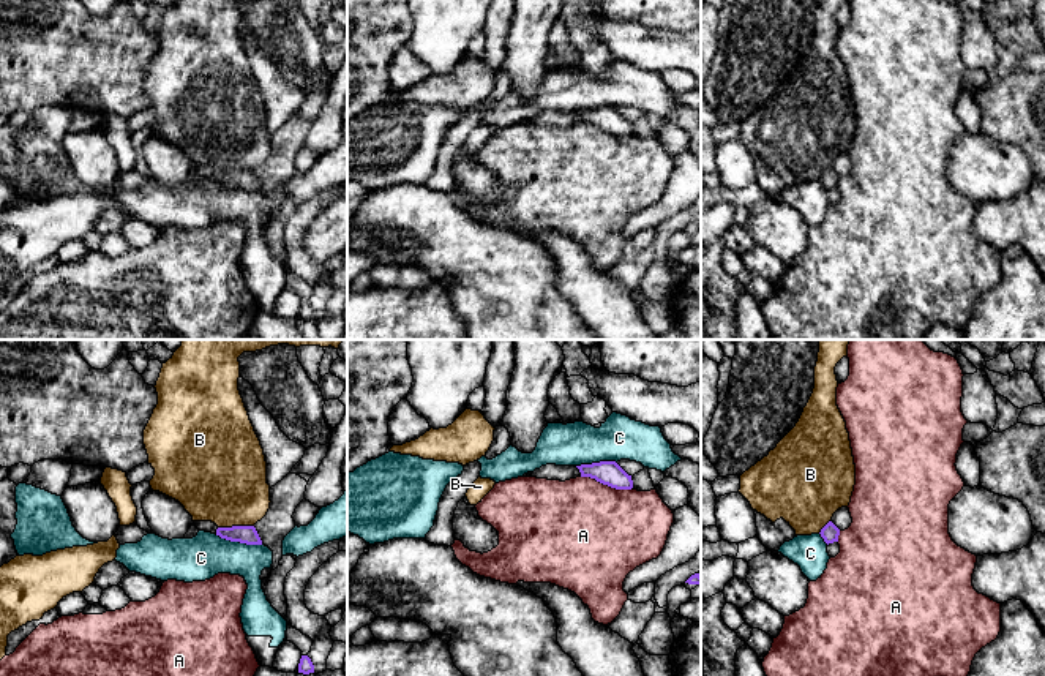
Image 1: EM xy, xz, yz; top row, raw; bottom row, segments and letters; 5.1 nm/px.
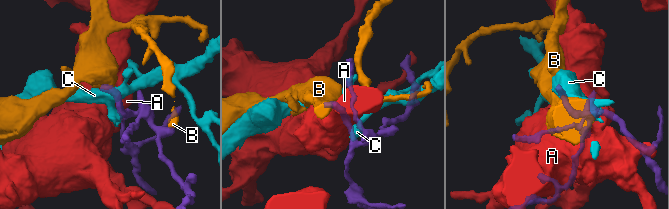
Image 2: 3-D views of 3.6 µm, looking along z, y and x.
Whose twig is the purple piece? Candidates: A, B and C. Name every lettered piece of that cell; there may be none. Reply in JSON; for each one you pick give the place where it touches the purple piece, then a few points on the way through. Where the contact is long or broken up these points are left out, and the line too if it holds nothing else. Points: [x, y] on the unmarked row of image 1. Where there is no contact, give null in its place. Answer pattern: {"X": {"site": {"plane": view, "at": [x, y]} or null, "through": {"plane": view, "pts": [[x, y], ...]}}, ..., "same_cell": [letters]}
{"same_cell": []}

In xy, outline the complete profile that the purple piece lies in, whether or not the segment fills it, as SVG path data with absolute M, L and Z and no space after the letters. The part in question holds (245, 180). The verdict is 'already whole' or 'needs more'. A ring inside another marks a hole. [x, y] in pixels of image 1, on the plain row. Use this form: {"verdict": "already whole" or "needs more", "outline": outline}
{"verdict": "needs more", "outline": "M194 167L193 169L199 177L212 178L221 185L230 188L240 188L246 191L262 191L262 186L254 172L232 172L232 174L218 174L212 167Z"}

